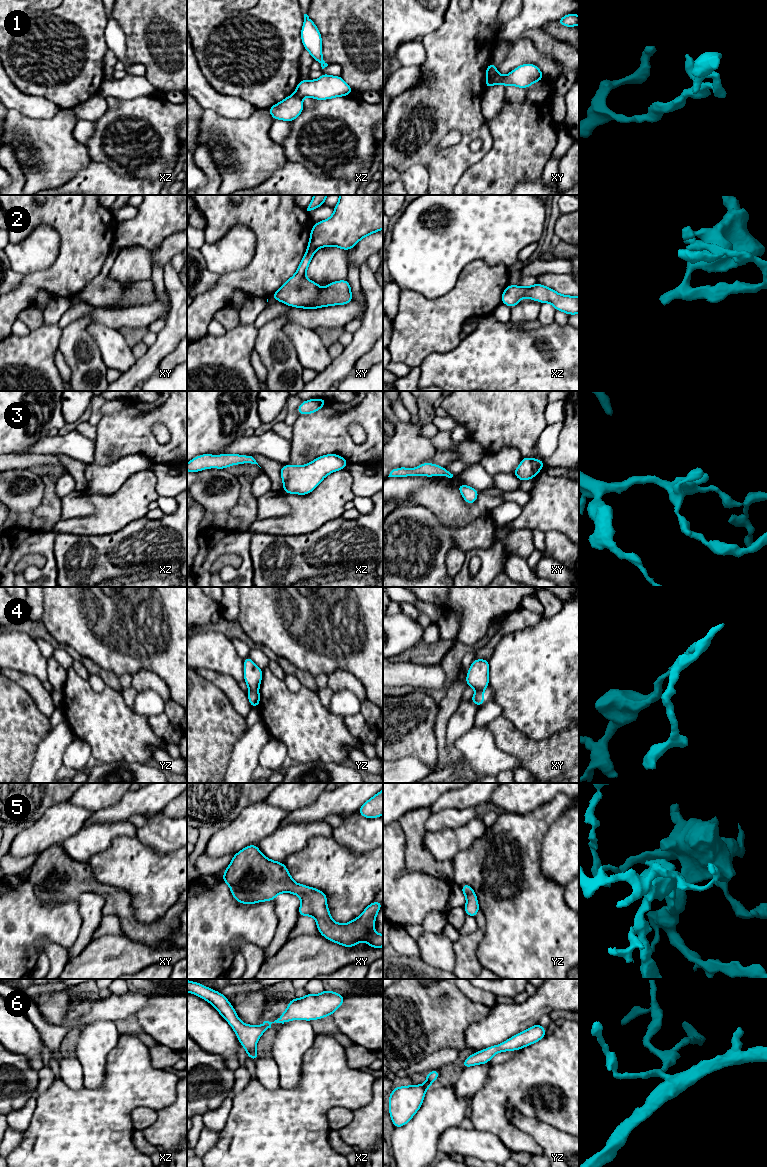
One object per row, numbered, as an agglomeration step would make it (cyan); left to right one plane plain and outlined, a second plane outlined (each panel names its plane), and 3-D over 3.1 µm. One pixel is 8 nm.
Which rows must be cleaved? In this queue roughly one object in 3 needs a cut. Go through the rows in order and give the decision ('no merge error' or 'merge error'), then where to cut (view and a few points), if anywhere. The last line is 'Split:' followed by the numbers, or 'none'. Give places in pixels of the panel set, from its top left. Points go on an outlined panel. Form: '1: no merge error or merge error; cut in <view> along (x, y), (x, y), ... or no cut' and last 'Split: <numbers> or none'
1: merge error; cut in xy along (497, 72), (494, 77), (494, 83)
2: no merge error; no cut
3: no merge error; no cut
4: merge error; cut in yz along (250, 689), (257, 690)
5: no merge error; no cut
6: no merge error; no cut
Split: 1, 4

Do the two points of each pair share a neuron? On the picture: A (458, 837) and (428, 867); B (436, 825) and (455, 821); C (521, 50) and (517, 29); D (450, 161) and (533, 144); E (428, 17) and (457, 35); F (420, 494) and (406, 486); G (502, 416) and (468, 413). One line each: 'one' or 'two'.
A: two
B: one
C: two
D: two
E: two
F: two
G: one

